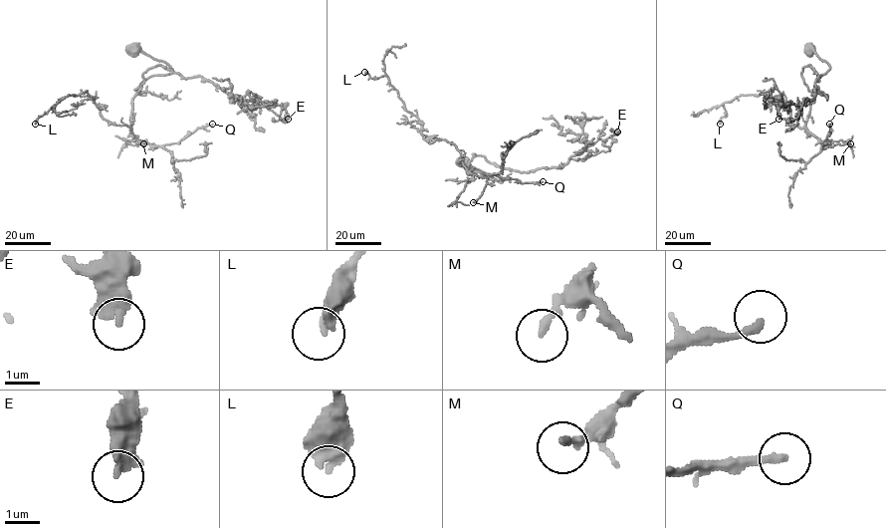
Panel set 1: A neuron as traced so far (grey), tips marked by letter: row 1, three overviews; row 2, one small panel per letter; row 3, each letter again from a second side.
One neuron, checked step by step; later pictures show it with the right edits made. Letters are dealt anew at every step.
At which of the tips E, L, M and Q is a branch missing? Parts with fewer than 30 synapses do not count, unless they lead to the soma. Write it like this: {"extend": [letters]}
{"extend": []}

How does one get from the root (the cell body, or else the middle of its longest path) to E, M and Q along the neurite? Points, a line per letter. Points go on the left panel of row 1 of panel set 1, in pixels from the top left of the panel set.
E: (131, 49), (171, 69), (137, 94), (160, 65), (244, 105), (284, 106), (288, 119)
M: (131, 49), (171, 69), (148, 77), (134, 89), (132, 133), (156, 147), (143, 143)
Q: (131, 49), (171, 69), (148, 77), (134, 89), (131, 132), (140, 141), (178, 142), (212, 124)

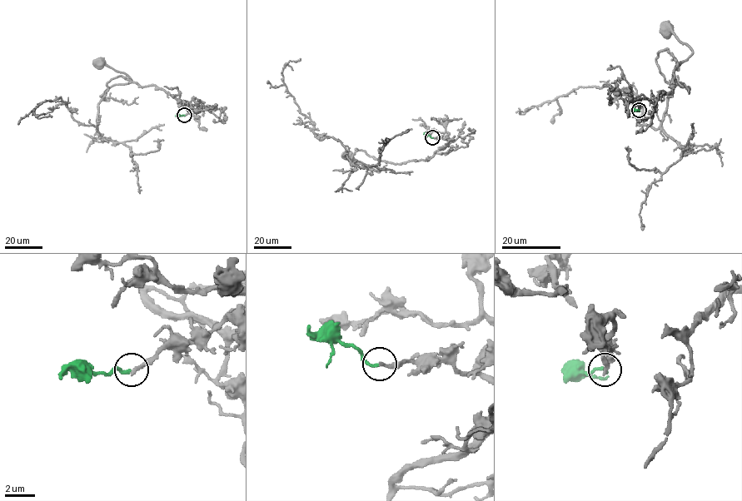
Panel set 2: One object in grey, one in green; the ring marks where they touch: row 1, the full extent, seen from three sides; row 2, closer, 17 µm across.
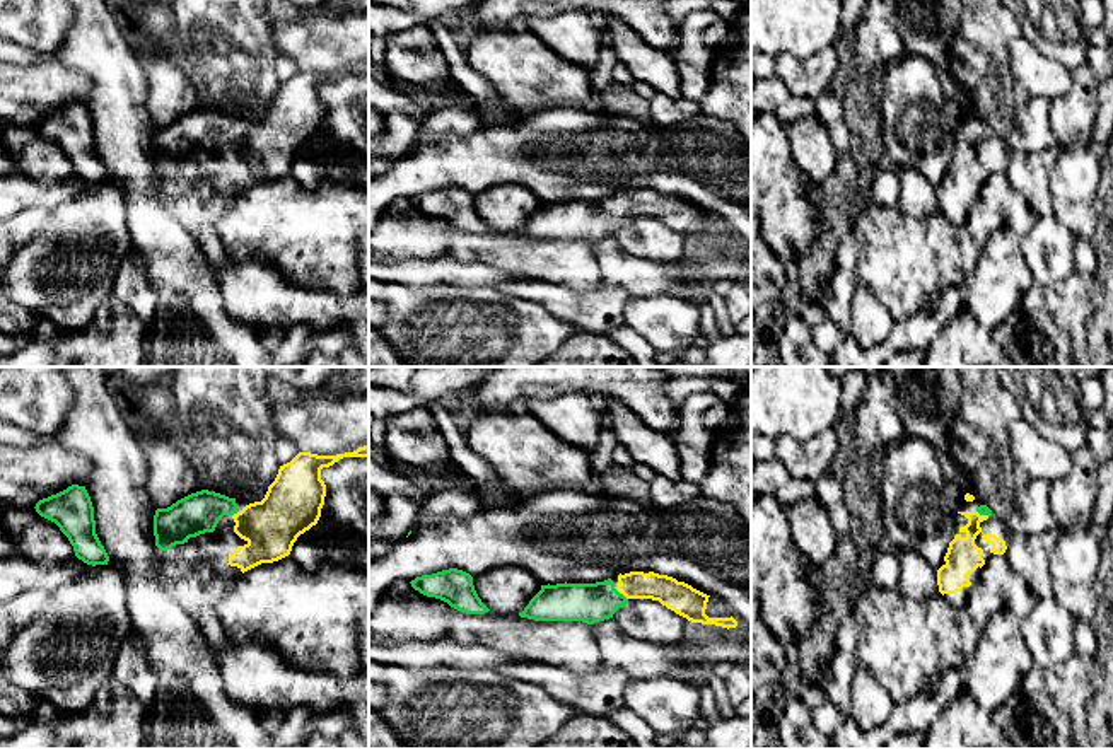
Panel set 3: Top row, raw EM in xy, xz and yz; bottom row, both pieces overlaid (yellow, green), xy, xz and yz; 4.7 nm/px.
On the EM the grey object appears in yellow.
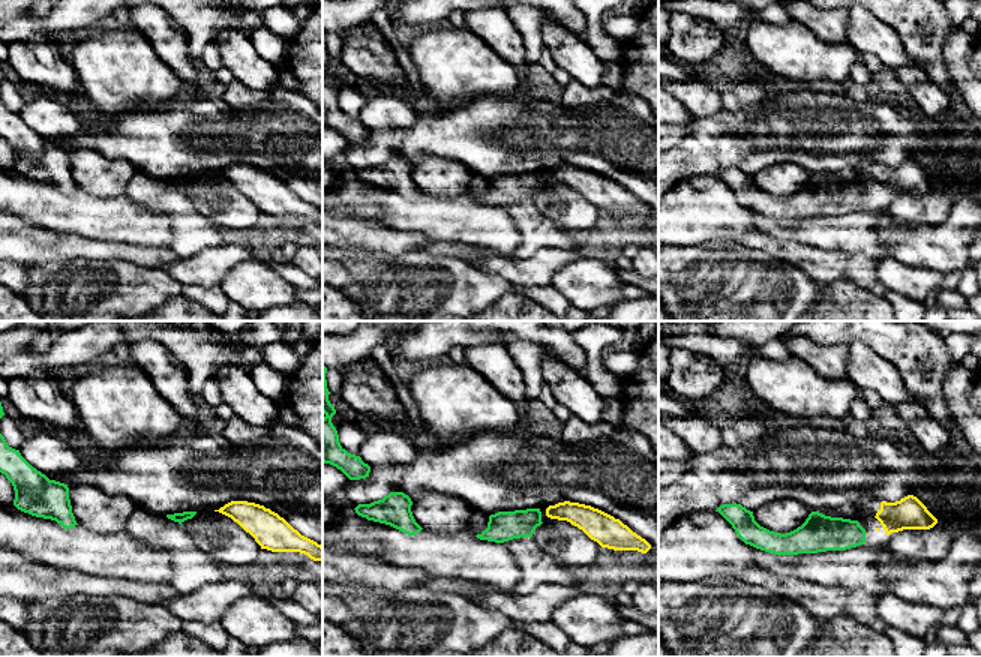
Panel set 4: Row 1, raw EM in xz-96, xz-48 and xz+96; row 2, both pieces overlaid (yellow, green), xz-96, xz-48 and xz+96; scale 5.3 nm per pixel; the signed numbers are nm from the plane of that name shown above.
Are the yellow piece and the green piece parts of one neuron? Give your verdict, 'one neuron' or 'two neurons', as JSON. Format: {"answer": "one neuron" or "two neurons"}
{"answer": "one neuron"}

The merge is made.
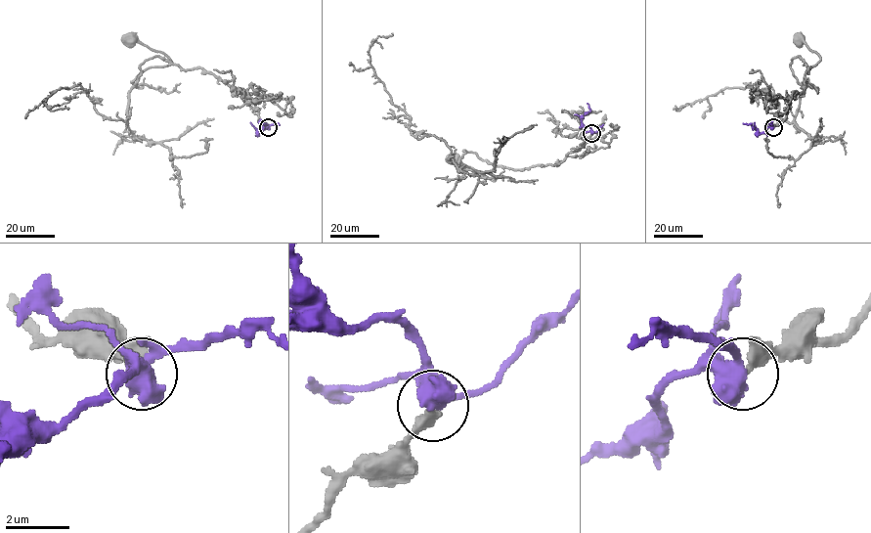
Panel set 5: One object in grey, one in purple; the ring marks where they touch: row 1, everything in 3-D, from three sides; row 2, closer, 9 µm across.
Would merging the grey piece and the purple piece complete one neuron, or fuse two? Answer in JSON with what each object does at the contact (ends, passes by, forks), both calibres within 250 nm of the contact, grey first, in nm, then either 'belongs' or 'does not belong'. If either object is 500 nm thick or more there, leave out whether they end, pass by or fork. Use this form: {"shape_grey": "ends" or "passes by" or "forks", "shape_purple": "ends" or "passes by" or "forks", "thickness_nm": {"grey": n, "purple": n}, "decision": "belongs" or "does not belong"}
{"shape_grey": "ends", "shape_purple": "forks", "thickness_nm": {"grey": 380, "purple": 440}, "decision": "belongs"}

